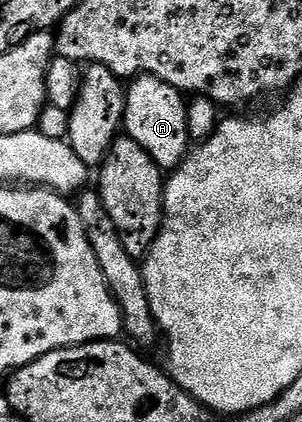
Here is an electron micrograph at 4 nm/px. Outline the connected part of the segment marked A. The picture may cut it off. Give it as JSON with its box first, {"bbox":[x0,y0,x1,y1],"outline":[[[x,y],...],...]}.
{"bbox":[123,75,190,173],"outline":[[[137,75],[127,84],[124,96],[124,126],[123,134],[129,139],[138,141],[146,153],[165,172],[171,173],[179,167],[190,150],[188,138],[188,103],[185,96],[174,85],[166,85],[153,75]]]}

